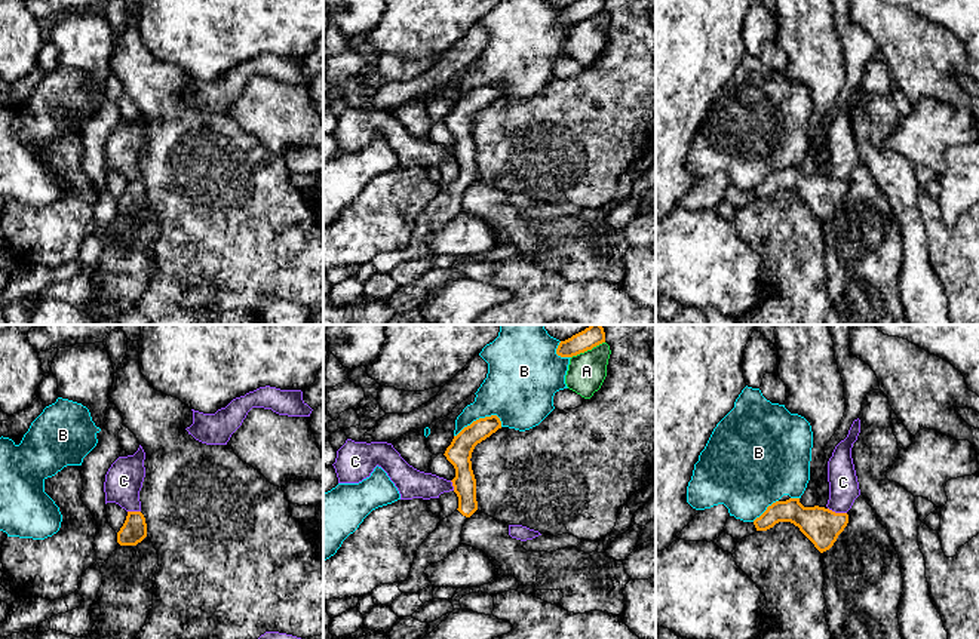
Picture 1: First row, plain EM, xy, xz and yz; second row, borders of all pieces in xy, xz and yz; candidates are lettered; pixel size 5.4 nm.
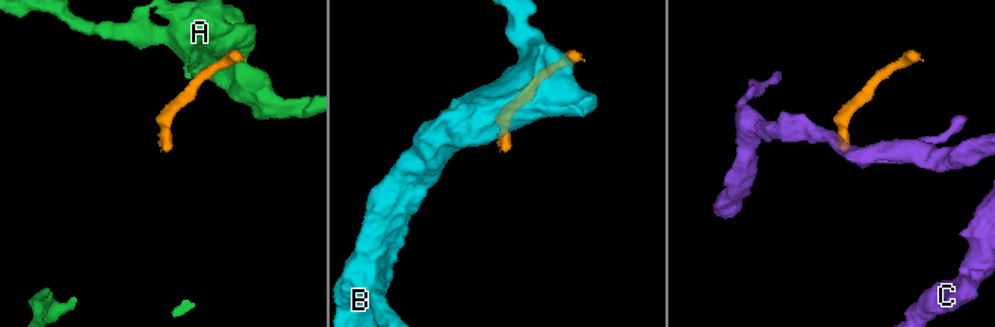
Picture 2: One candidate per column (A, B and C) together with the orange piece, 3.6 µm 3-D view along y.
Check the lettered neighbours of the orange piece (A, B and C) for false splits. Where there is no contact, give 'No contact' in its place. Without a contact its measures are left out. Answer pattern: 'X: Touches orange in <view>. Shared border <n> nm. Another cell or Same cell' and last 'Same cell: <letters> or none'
A: Touches orange in xz. Shared border 200 nm. Another cell
B: Touches orange in xz. Shared border 280 nm. Another cell
C: Touches orange in yz. Shared border 110 nm. Another cell
Same cell: none

